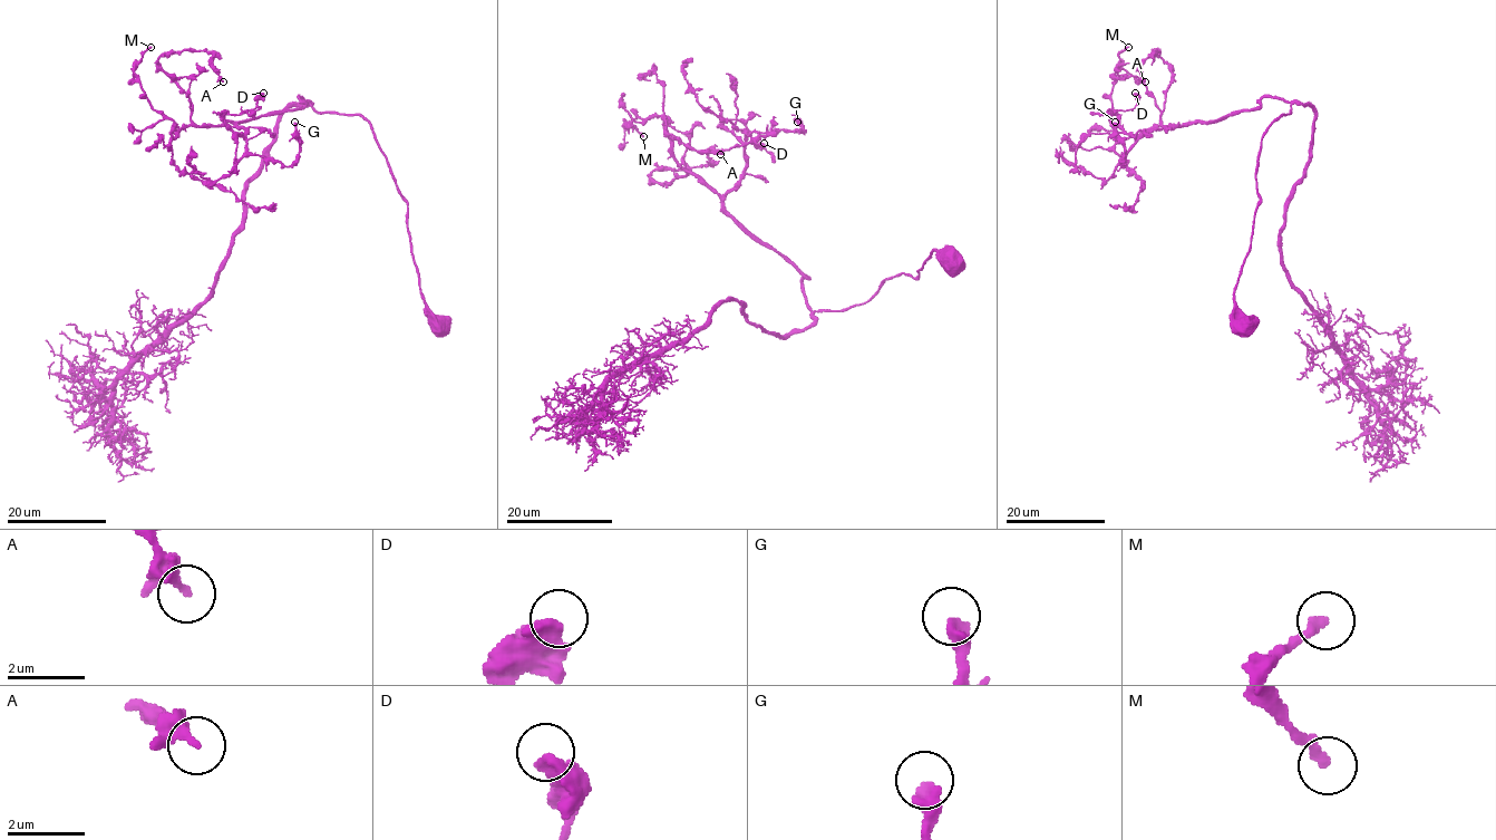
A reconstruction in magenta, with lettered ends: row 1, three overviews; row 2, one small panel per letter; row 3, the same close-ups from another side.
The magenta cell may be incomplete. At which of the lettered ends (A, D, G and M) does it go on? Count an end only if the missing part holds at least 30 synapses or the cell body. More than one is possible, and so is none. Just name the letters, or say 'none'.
none

